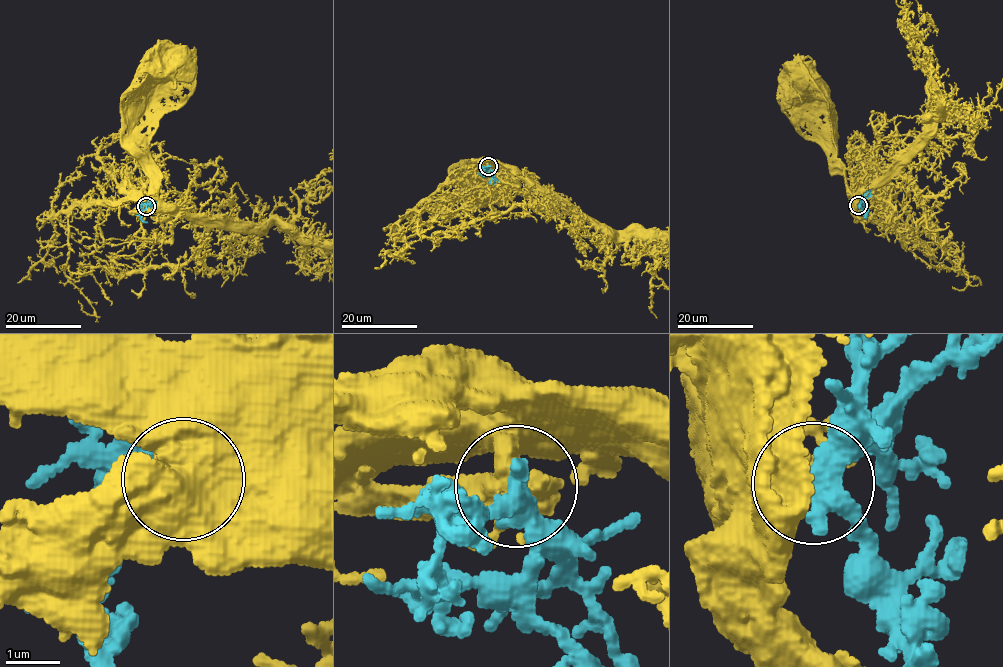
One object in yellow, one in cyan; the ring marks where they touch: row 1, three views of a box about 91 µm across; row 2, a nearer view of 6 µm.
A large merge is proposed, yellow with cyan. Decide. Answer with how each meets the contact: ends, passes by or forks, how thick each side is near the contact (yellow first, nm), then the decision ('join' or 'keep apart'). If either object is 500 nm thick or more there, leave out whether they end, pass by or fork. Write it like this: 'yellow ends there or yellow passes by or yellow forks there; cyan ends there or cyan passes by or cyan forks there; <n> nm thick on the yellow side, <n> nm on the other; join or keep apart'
yellow passes by; cyan passes by; 380 nm thick on the yellow side, 360 nm on the other; join

